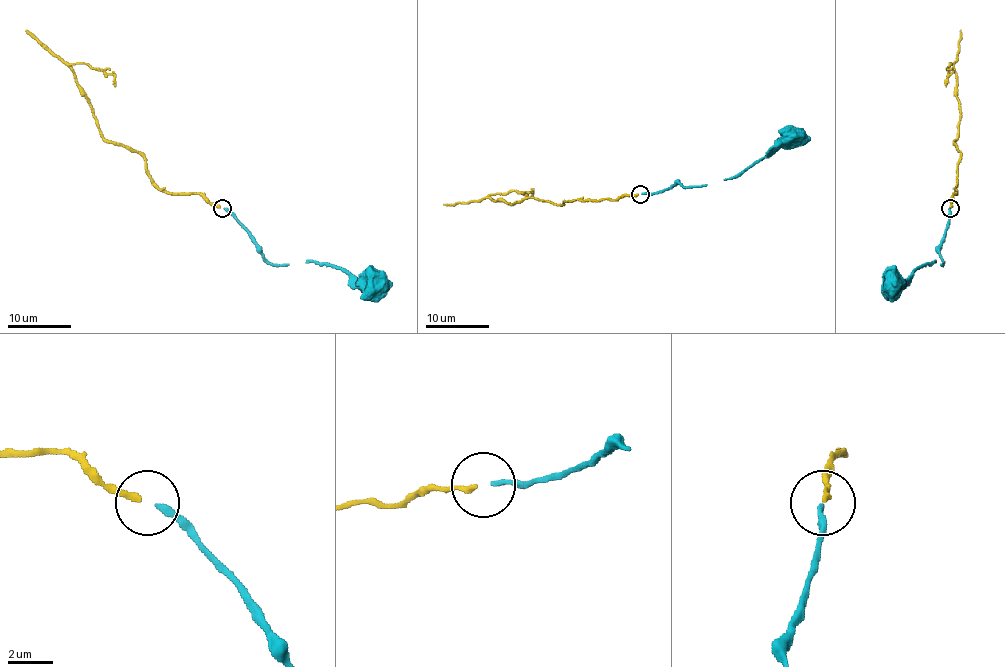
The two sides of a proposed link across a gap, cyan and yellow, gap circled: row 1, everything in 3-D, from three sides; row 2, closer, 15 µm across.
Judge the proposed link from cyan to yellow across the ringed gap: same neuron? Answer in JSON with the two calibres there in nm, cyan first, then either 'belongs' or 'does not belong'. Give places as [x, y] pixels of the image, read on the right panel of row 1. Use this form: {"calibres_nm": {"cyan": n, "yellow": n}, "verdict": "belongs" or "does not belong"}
{"calibres_nm": {"cyan": 240, "yellow": 260}, "verdict": "belongs"}

